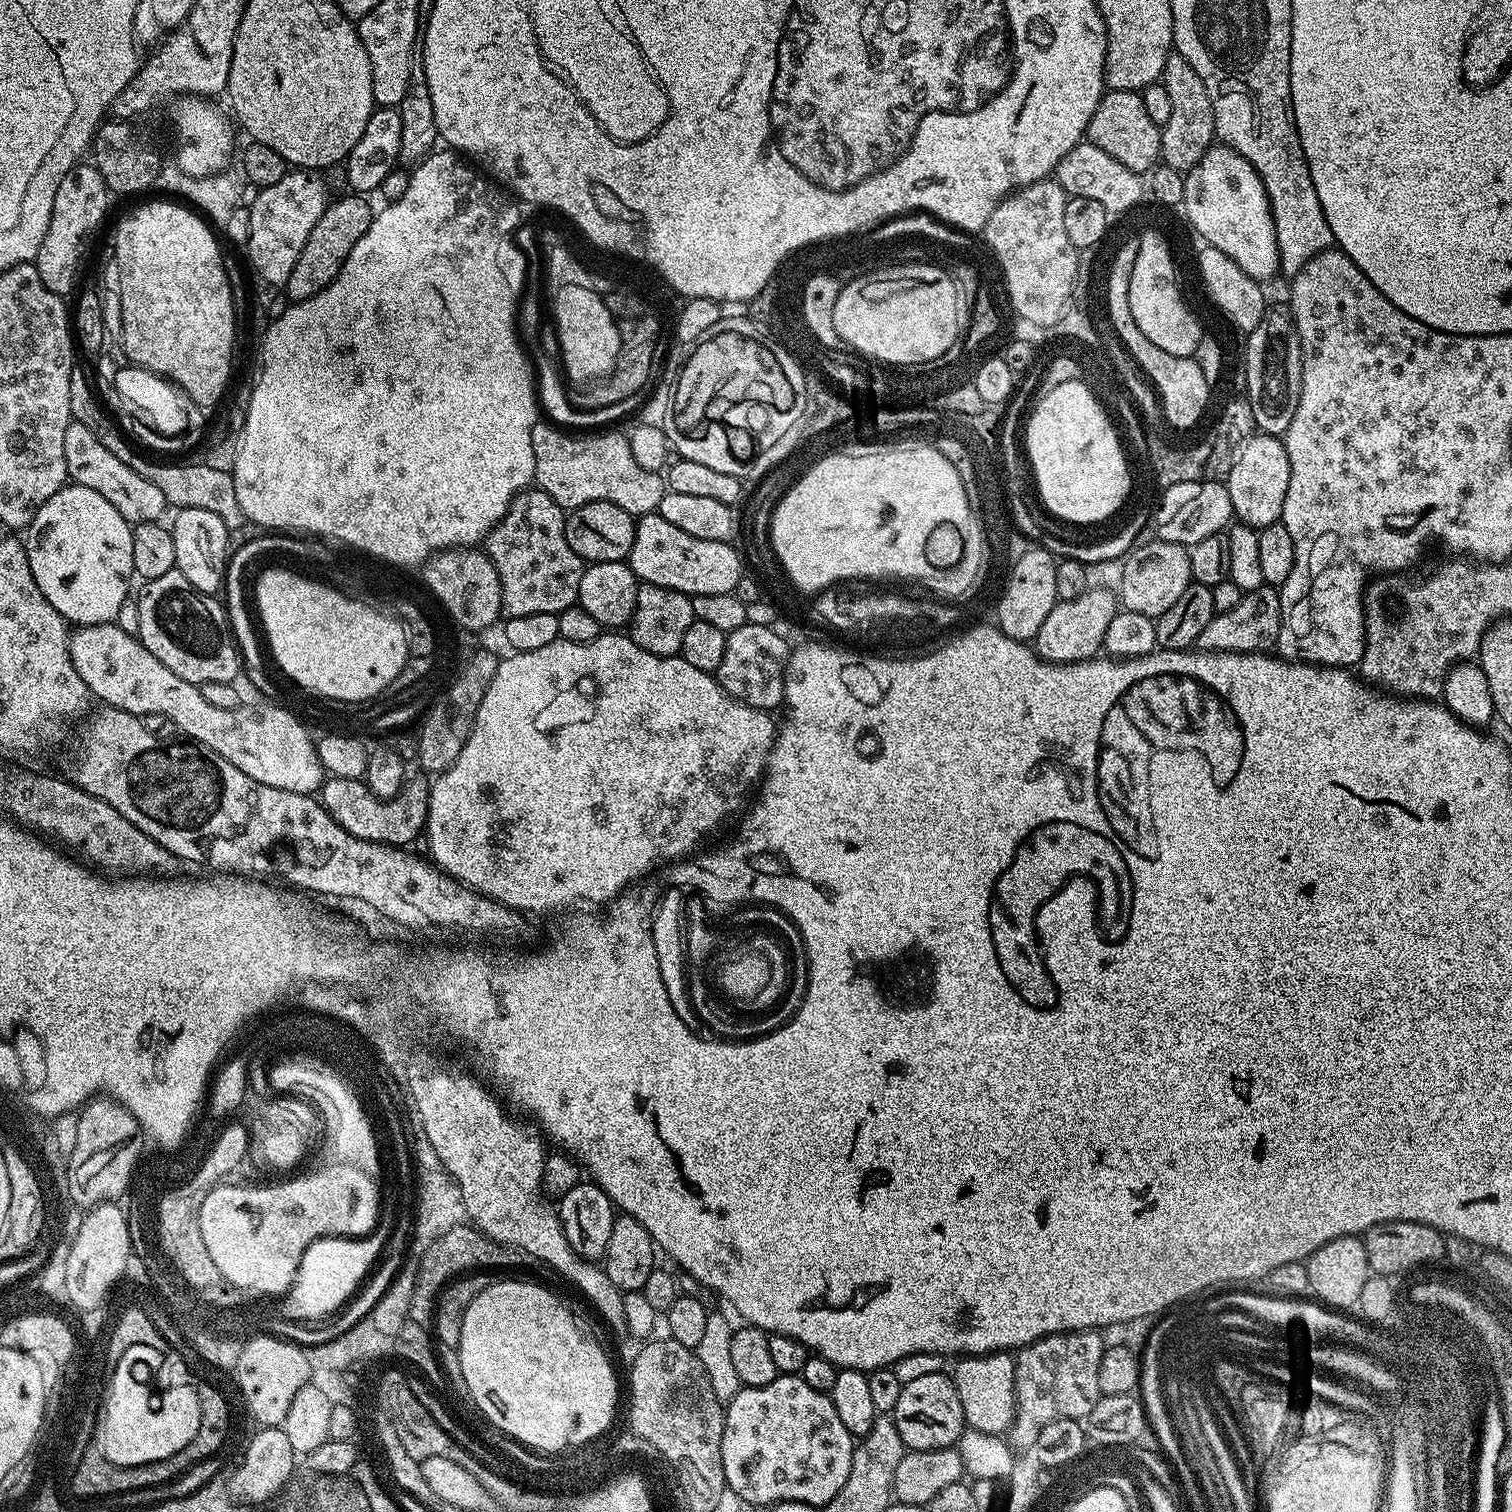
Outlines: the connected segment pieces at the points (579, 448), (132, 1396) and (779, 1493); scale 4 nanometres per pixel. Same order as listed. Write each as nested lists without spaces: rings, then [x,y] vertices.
[[[538,422],[532,431],[532,445],[536,463],[535,483],[540,491],[550,494],[550,498],[565,510],[605,500],[616,503],[635,518],[655,513],[666,491],[661,473],[642,470],[642,466],[634,462],[634,454],[630,454],[627,435],[623,431],[612,431],[616,430],[567,436],[564,433],[567,431],[551,423]]]
[[[140,1366],[140,1370],[132,1372],[130,1384],[116,1384],[116,1388],[107,1388],[102,1401],[102,1446],[107,1451],[111,1463],[120,1467],[138,1466],[140,1463],[154,1462],[156,1459],[168,1458],[181,1449],[181,1445],[188,1441],[190,1431],[196,1429],[196,1403],[198,1398],[190,1394],[185,1382],[178,1382],[173,1388],[165,1392],[156,1389],[156,1377],[161,1375],[158,1366]]]
[[[798,1374],[794,1376],[777,1375],[776,1380],[766,1386],[741,1387],[740,1391],[734,1394],[732,1400],[726,1404],[724,1410],[724,1429],[722,1430],[724,1483],[728,1490],[733,1491],[734,1494],[738,1494],[738,1497],[744,1498],[746,1502],[750,1502],[755,1506],[762,1506],[762,1504],[771,1506],[783,1500],[806,1502],[817,1506],[828,1504],[830,1498],[834,1498],[834,1494],[838,1494],[838,1490],[842,1490],[846,1478],[850,1478],[850,1462],[852,1461],[853,1447],[854,1437],[850,1434],[850,1430],[846,1430],[846,1426],[842,1423],[842,1418],[838,1418],[838,1410],[834,1410],[834,1402],[831,1395],[827,1392],[814,1390],[814,1386],[810,1386]]]

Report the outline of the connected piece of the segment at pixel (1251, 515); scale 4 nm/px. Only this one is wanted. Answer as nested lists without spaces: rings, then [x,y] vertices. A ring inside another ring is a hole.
[[[1254,435],[1246,446],[1235,453],[1236,461],[1227,465],[1226,483],[1232,515],[1239,523],[1249,524],[1257,530],[1277,523],[1286,502],[1286,486],[1290,486],[1290,458],[1283,439],[1278,436]]]

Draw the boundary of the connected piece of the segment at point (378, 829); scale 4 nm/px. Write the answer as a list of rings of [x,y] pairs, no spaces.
[[[328,776],[321,784],[318,793],[320,805],[354,838],[369,840],[379,844],[391,844],[393,846],[411,845],[411,840],[416,835],[425,831],[428,822],[428,794],[429,781],[409,779],[401,790],[399,796],[392,800],[379,800],[368,789],[363,779],[351,780],[350,778],[338,778]]]

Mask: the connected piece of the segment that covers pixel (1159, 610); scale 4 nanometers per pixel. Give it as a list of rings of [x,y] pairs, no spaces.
[[[1153,541],[1135,547],[1123,561],[1118,598],[1121,607],[1127,612],[1159,618],[1162,613],[1174,606],[1175,599],[1191,584],[1192,571],[1188,548],[1185,545]]]

